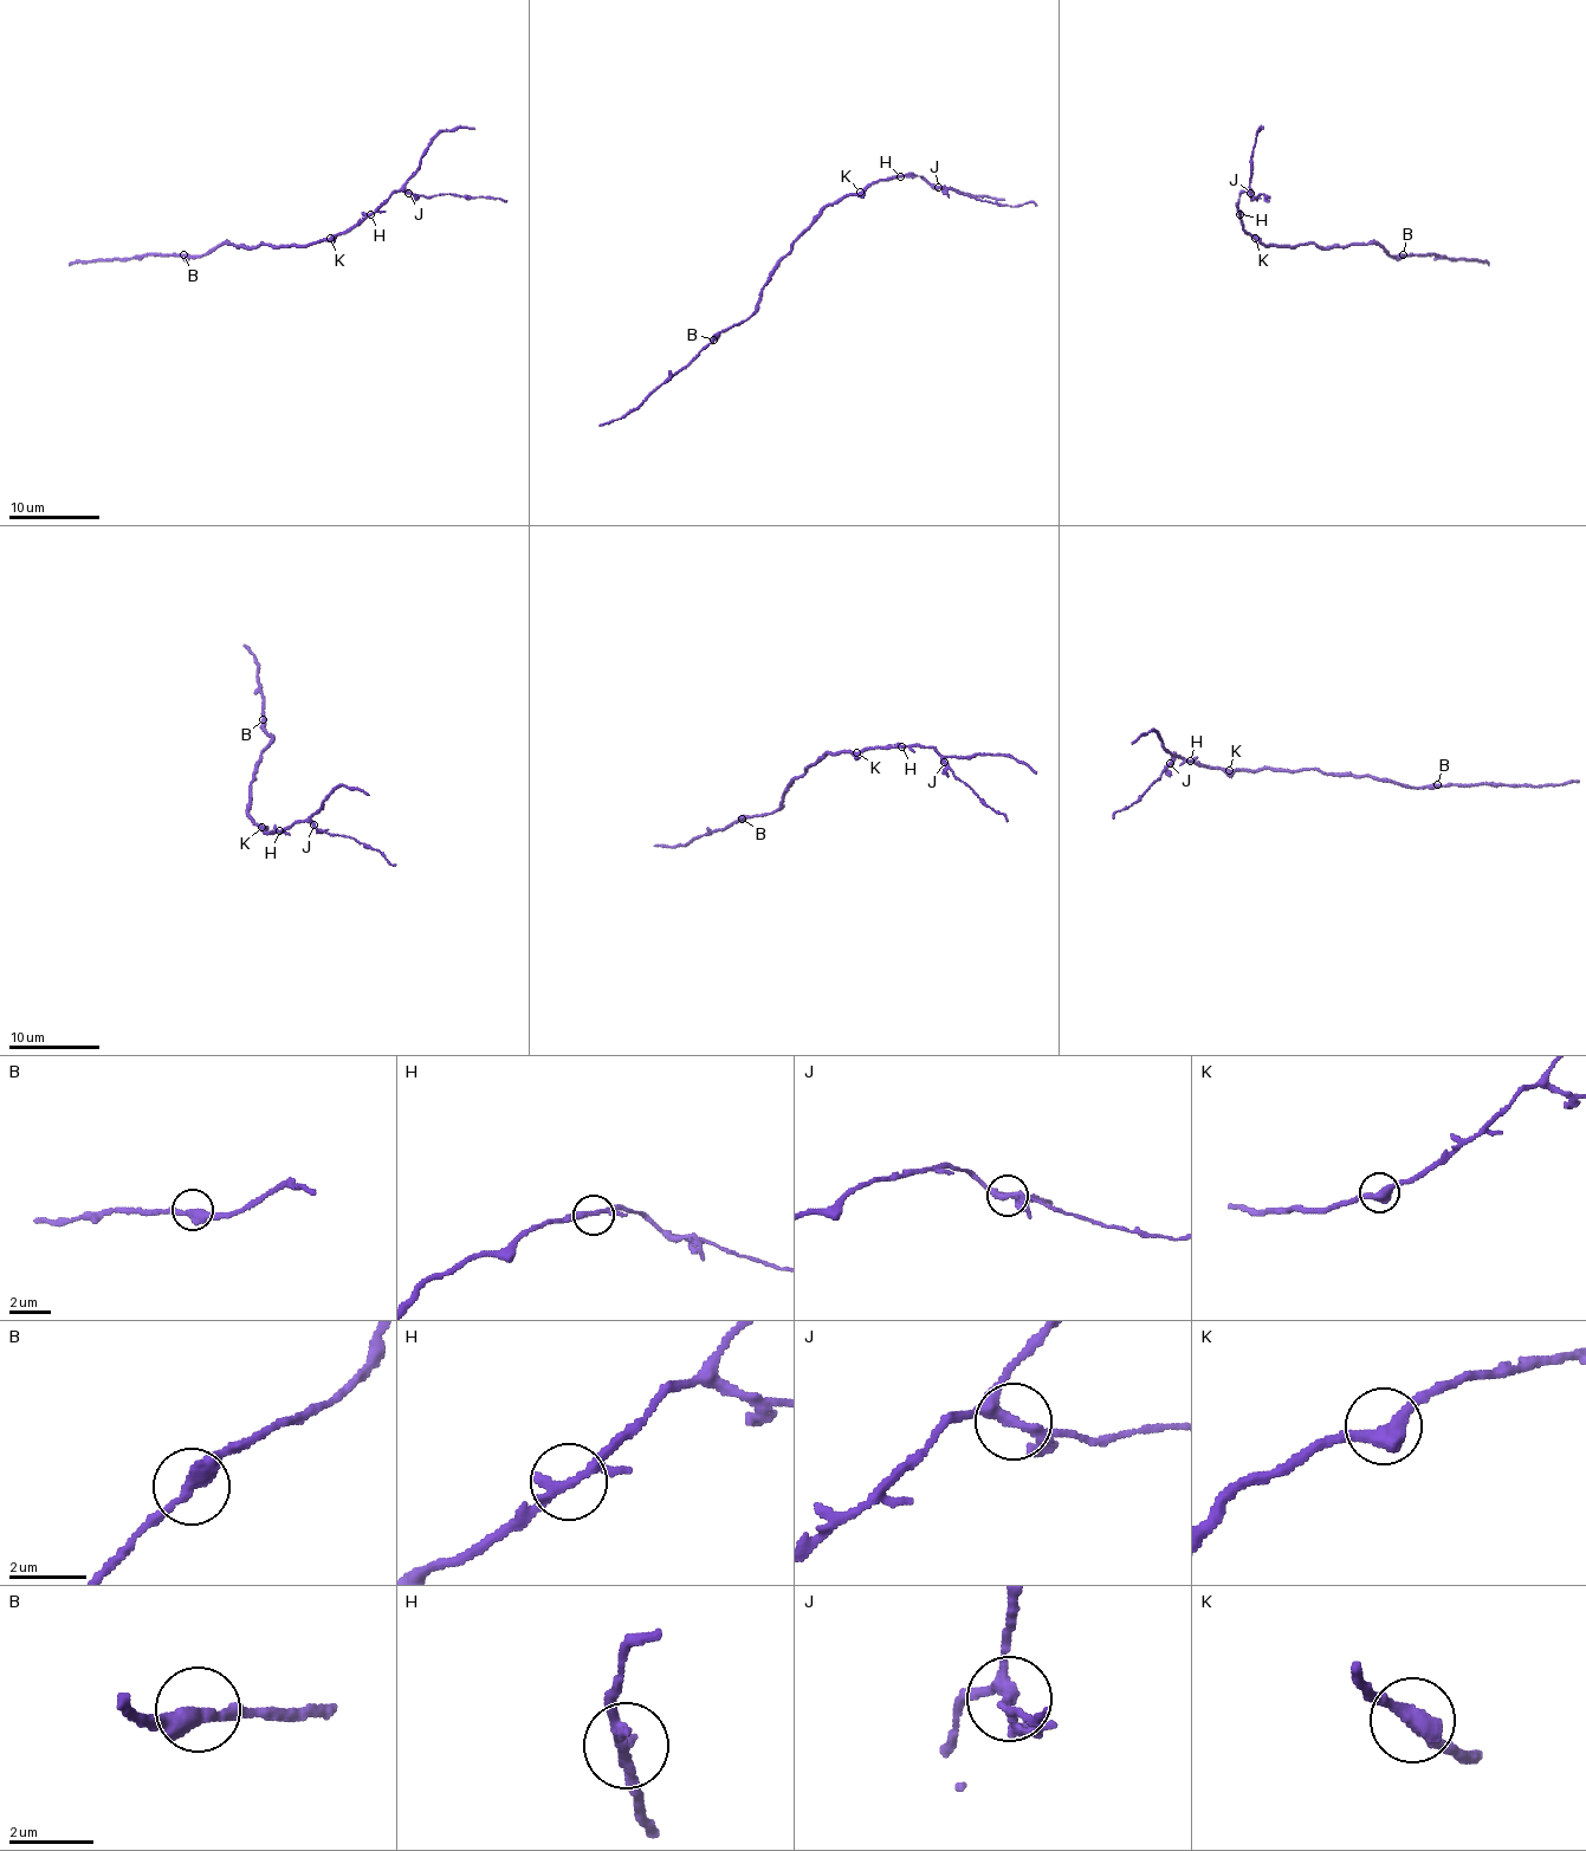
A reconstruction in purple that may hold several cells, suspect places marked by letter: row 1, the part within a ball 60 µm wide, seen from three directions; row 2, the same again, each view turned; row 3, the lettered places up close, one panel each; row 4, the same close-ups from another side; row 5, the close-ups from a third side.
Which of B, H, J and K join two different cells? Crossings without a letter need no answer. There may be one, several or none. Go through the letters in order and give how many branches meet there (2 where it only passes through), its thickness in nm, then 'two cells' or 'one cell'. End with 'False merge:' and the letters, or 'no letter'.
B: 2 | 380 nm | one cell
H: 3 | 200 nm | one cell
J: 4 | 240 nm | one cell
K: 2 | 420 nm | one cell
False merge: no letter

